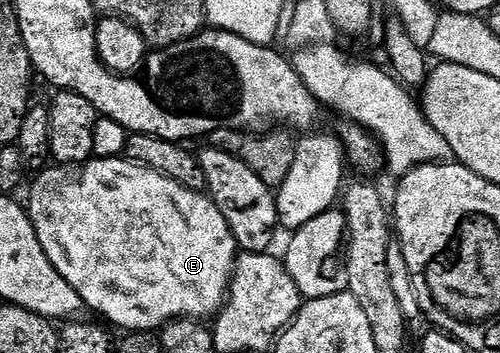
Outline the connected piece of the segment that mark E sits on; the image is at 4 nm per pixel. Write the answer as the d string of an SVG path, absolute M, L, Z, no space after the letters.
M122 156L98 158L83 162L81 165L56 164L55 169L47 169L31 185L31 194L25 200L27 214L31 217L33 227L37 231L37 239L53 267L61 271L61 275L81 295L84 306L88 310L96 309L103 317L112 321L112 326L120 325L123 331L159 331L171 321L180 319L208 319L214 318L227 299L227 290L231 287L231 275L235 272L237 246L233 239L233 231L229 231L229 223L225 223L225 215L212 201L206 192L190 189L165 175Z

